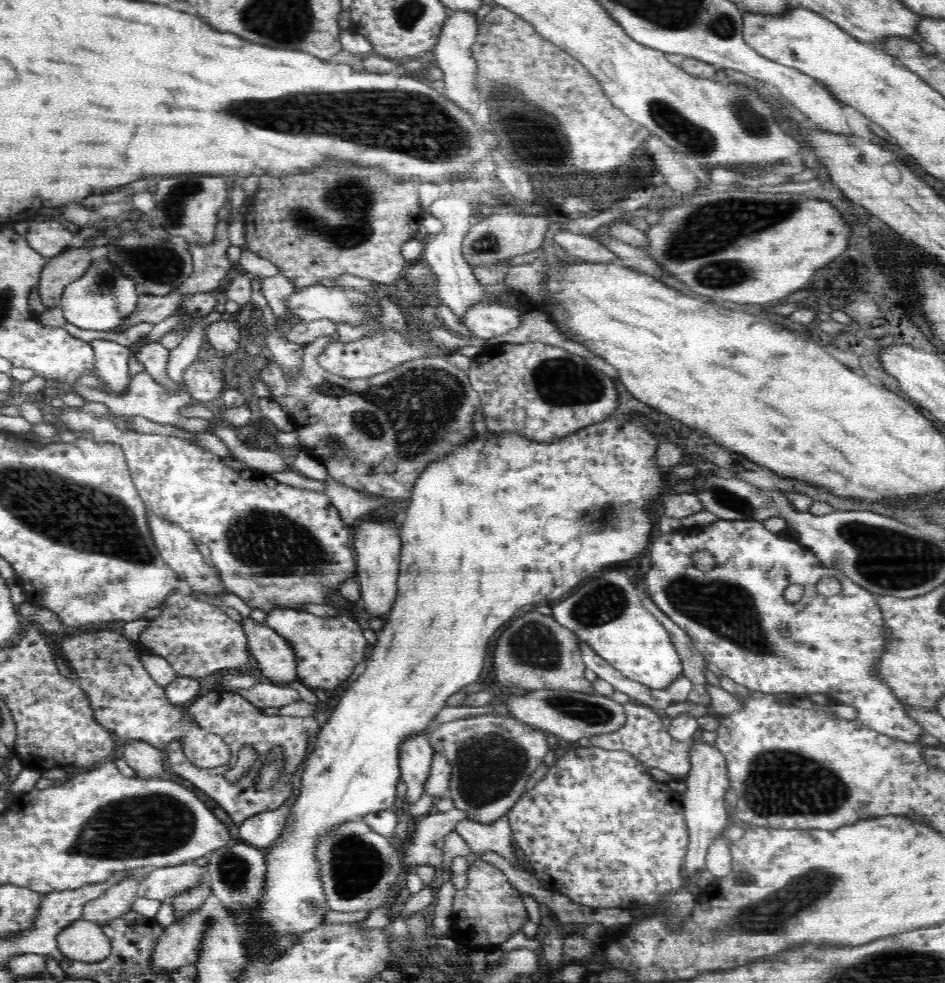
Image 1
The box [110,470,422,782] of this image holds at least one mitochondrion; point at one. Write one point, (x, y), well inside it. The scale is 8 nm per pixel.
(268, 542)

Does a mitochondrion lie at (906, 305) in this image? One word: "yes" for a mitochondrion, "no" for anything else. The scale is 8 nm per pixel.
no

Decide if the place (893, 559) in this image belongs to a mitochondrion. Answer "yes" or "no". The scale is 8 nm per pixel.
yes

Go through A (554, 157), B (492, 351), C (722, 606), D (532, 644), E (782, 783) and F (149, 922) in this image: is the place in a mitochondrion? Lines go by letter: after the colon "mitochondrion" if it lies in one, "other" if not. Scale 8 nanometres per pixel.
A: other
B: other
C: mitochondrion
D: mitochondrion
E: mitochondrion
F: other

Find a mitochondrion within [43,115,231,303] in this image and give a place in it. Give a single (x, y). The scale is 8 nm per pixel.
(159, 264)

